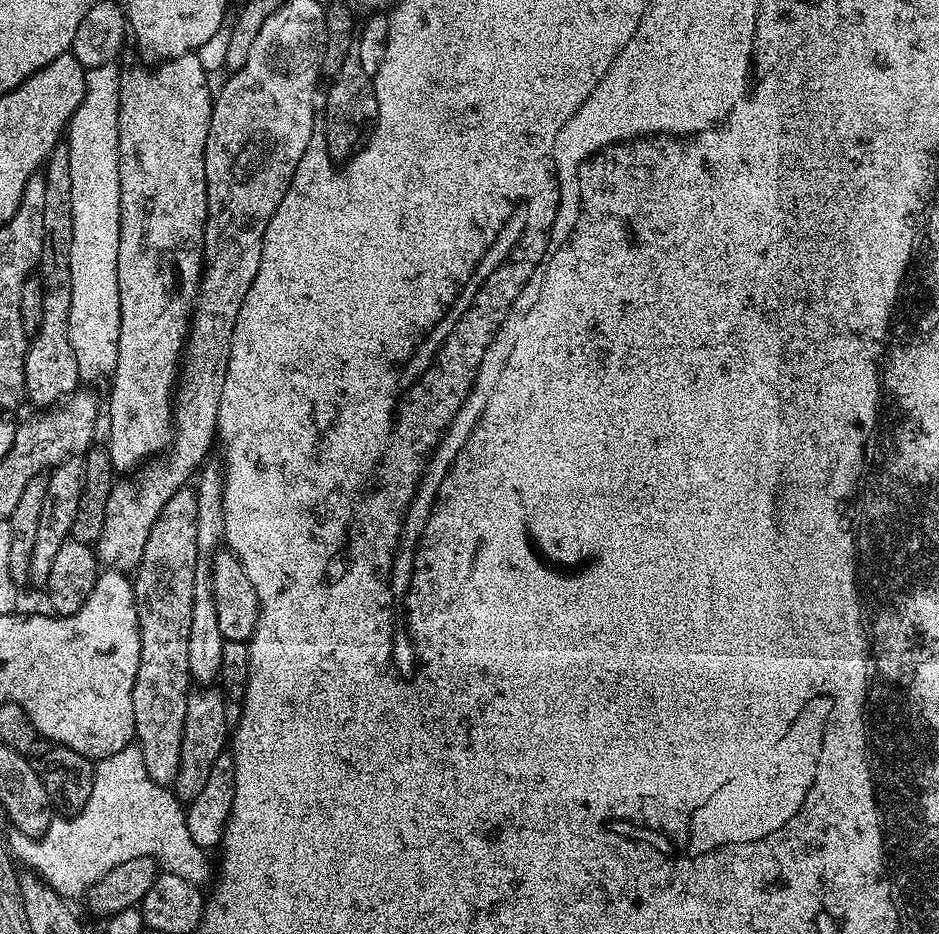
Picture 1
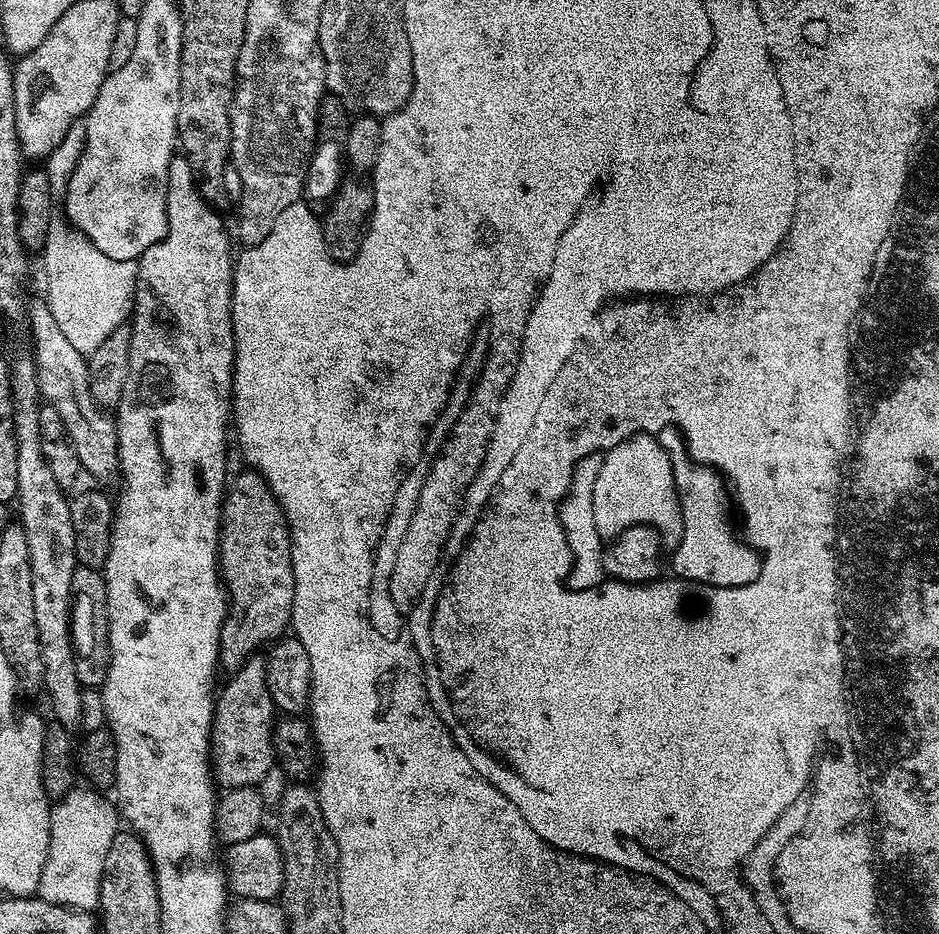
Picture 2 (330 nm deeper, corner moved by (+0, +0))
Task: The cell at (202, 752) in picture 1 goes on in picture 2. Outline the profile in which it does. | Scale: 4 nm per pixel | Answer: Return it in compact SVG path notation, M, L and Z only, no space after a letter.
M243 470L231 477L220 514L220 574L230 601L228 617L220 635L219 663L228 670L241 668L263 640L275 641L289 631L294 602L294 566L292 565L292 529L284 517L284 507L276 500L267 482L255 470Z

